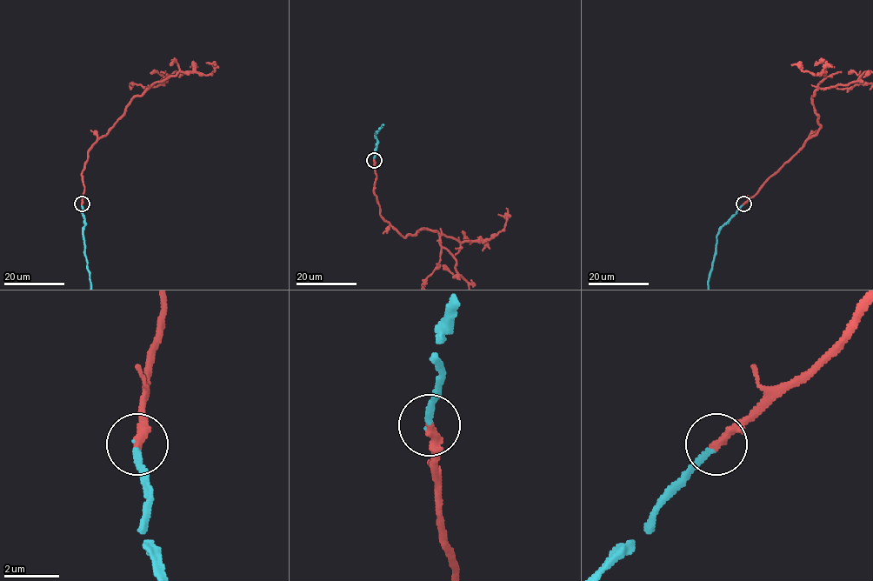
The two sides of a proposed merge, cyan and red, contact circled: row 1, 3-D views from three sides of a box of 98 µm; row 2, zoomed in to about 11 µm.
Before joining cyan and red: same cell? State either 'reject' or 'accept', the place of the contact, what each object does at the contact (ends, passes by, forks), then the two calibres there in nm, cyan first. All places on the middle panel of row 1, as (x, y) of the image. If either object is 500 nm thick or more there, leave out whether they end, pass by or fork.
accept | (374, 160) | cyan ends | red ends | 220/320 nm

